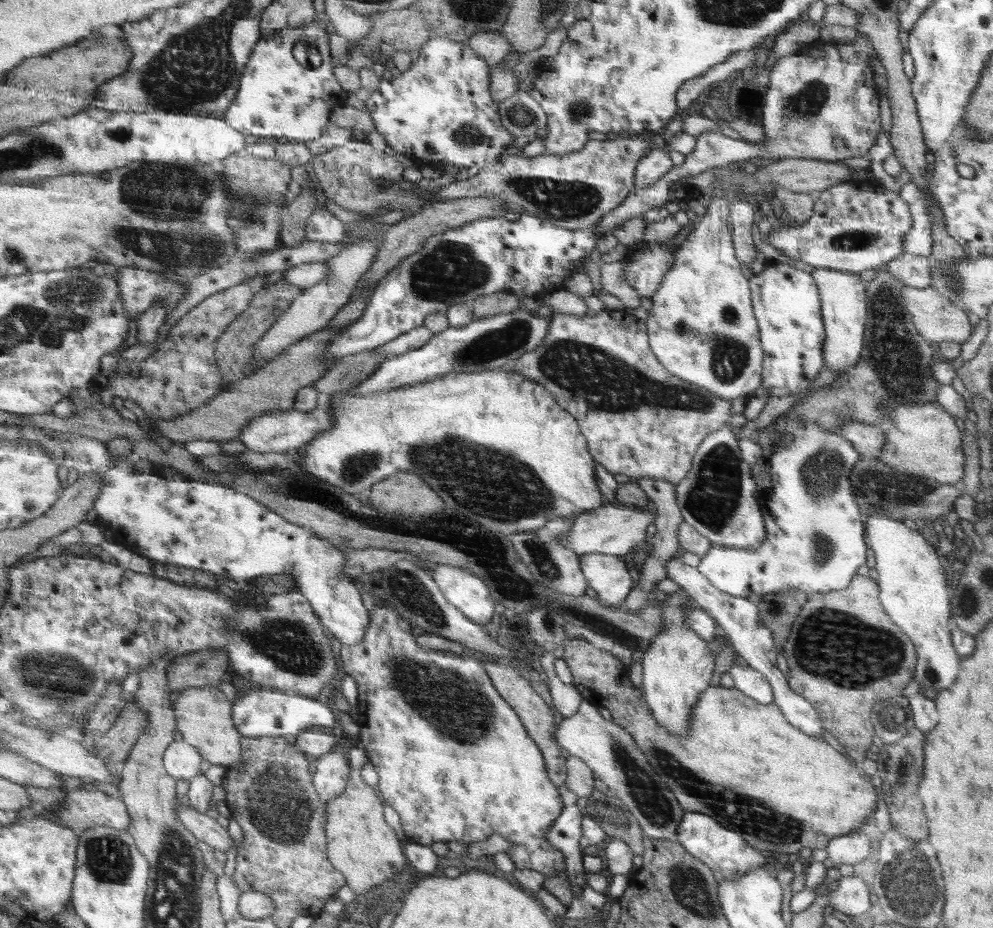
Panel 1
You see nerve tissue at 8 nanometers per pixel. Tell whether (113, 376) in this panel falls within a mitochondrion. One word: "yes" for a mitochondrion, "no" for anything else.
no

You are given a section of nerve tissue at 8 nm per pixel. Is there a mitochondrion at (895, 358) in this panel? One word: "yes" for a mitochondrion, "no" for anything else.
yes

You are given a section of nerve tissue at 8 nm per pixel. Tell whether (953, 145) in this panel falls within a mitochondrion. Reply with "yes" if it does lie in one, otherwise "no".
yes

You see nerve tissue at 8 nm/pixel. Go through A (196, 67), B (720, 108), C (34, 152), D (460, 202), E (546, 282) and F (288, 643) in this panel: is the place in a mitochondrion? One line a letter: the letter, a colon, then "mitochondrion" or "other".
A: mitochondrion
B: other
C: mitochondrion
D: other
E: other
F: mitochondrion

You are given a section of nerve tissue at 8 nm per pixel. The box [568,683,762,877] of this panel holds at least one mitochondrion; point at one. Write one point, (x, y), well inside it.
(648, 797)

